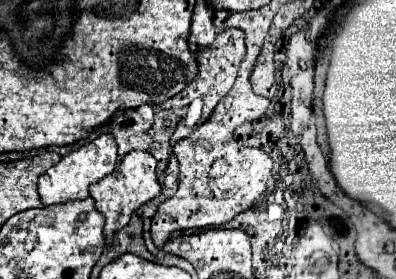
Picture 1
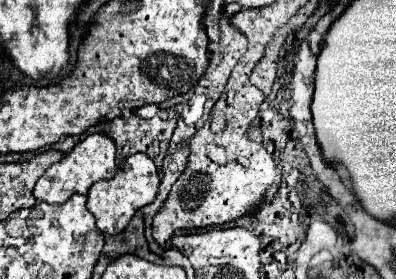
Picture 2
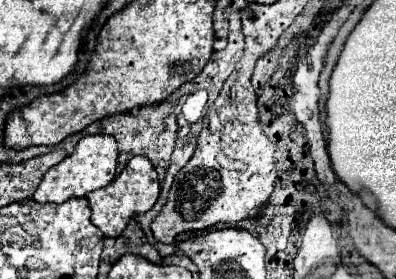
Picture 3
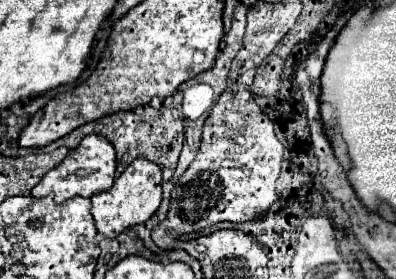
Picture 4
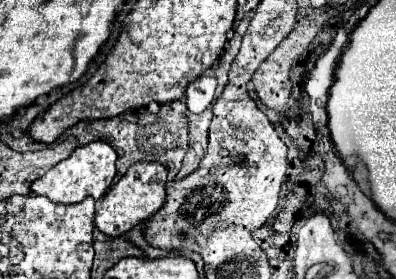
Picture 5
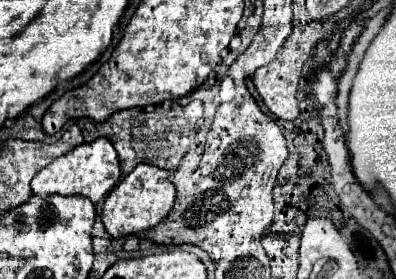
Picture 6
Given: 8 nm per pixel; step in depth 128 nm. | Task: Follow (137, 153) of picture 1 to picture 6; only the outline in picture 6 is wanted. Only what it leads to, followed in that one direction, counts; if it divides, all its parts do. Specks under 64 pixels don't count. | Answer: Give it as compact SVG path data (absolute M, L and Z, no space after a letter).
M138 164L104 200L102 206L102 224L112 238L122 238L128 234L138 234L156 226L174 206L174 184L168 178L168 172L152 166L152 164Z

